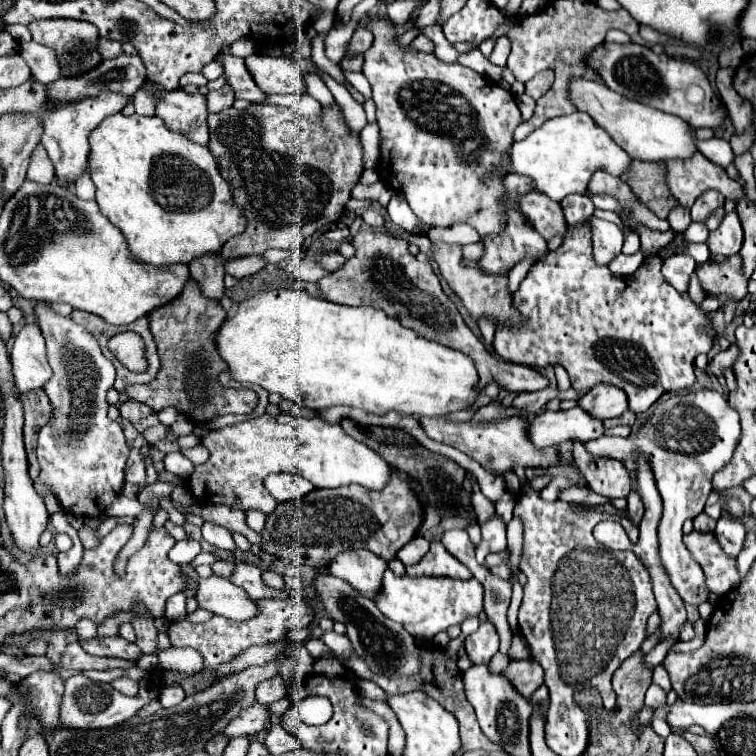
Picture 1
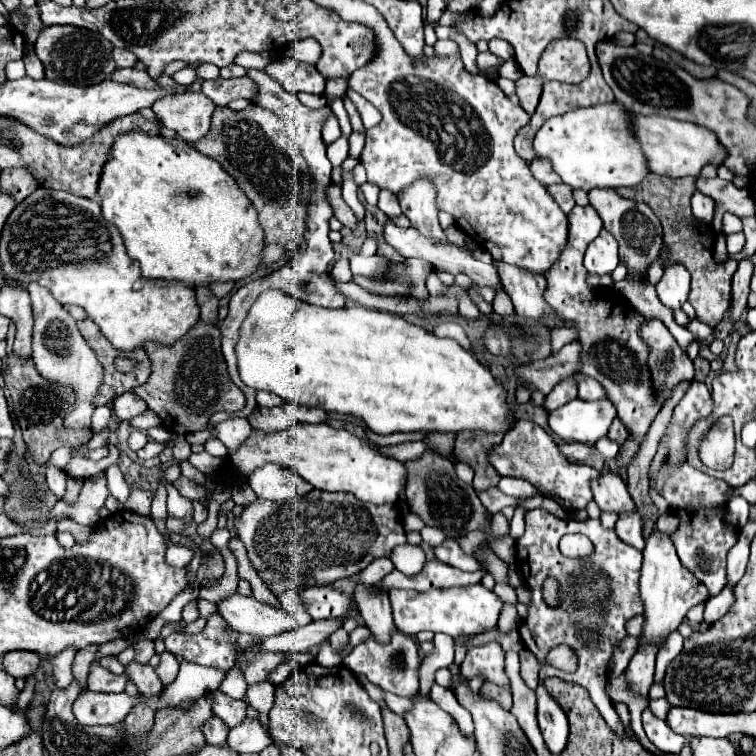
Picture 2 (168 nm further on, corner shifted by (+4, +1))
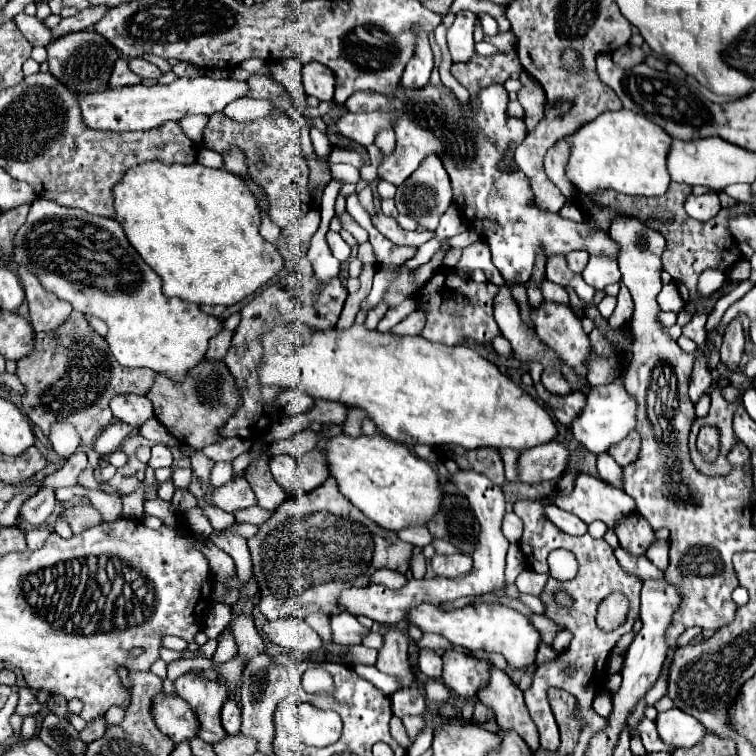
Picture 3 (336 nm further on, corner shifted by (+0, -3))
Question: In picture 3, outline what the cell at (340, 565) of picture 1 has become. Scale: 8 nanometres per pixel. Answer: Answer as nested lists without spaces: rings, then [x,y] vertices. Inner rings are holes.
[[[385,626],[383,630],[383,648],[377,656],[377,668],[387,674],[395,674],[401,678],[403,686],[413,684],[413,672],[407,660],[409,650],[409,636],[403,628]]]

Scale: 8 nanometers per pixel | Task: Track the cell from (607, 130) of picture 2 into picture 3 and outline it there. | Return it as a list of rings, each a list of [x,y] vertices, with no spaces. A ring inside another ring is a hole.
[[[609,110],[567,136],[571,146],[565,174],[583,194],[615,190],[629,196],[661,196],[671,182],[665,166],[671,136],[631,110]]]

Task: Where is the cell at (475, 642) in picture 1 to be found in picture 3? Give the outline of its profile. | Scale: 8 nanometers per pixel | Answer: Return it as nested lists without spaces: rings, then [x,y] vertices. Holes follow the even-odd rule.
[[[495,664],[489,666],[489,682],[477,692],[477,698],[495,710],[495,720],[501,728],[513,728],[531,750],[539,748],[539,734],[529,716],[529,710],[523,702],[523,692],[505,670],[499,670]]]

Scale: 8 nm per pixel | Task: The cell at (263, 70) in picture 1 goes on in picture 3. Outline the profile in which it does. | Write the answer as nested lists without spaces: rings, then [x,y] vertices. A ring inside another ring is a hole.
[[[309,62],[301,66],[301,82],[309,96],[319,100],[333,100],[335,90],[335,76],[333,72],[317,62]]]

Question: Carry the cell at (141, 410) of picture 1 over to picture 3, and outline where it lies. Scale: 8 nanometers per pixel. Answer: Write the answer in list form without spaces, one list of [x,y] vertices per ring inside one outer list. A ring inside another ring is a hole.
[[[135,394],[115,396],[111,400],[111,410],[113,416],[117,416],[121,422],[127,422],[135,428],[139,428],[149,418],[153,418],[153,406],[147,400],[147,396],[135,396]]]

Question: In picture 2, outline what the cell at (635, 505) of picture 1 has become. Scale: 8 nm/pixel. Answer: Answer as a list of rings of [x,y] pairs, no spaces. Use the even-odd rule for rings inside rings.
[[[637,510],[633,514],[619,516],[617,526],[615,526],[615,532],[629,546],[635,546],[637,550],[643,550],[645,540],[643,540],[643,534],[641,534],[641,518],[639,518],[639,512]]]

